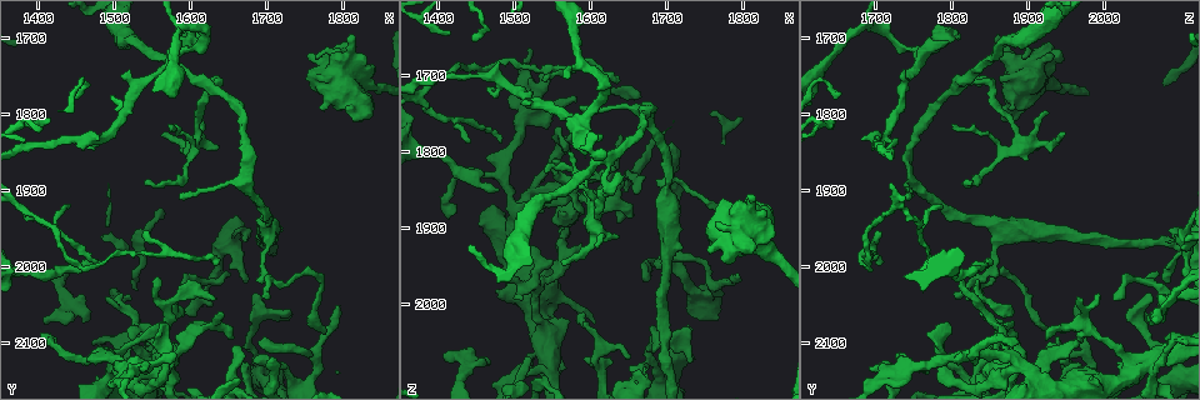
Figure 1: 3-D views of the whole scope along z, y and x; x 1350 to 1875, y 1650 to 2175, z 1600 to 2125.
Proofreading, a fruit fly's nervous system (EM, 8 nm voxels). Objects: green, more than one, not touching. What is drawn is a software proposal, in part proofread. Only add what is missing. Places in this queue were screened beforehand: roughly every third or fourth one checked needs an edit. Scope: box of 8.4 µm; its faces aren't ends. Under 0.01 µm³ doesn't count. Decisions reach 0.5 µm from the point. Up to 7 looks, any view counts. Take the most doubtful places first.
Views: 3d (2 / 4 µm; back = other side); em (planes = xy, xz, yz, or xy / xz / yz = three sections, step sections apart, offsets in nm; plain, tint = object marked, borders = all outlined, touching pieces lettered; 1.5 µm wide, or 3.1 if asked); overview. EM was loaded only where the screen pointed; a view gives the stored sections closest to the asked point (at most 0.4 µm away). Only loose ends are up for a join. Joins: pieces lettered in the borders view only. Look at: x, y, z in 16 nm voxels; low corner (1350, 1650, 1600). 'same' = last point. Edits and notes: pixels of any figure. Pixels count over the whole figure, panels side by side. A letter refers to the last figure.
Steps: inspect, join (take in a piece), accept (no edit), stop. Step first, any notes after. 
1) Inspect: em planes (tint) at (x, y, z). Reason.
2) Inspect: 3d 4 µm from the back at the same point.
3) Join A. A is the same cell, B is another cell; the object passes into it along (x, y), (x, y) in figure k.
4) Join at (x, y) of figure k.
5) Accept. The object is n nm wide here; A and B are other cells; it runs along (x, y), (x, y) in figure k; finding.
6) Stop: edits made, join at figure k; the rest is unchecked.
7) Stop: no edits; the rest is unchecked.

Inspect: em planes (borders) at (1480, 1995, 1850). An open end.

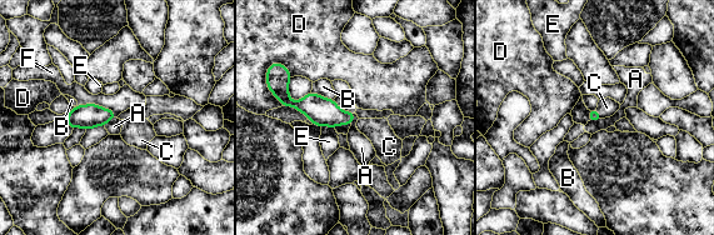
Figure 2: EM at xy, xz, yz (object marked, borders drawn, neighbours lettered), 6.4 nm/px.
Join C. C is the same cell, A, B, D, E and F are other cells; the object passes into it along (321, 111), (341, 124), (341, 129) in figure 2; it goes on there.

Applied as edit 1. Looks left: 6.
Inspect: em planes (borders) at (1565, 1825, 1945). Thin end.

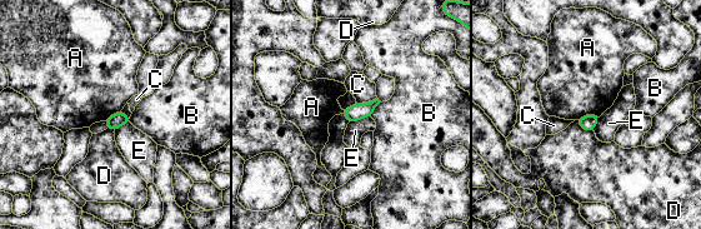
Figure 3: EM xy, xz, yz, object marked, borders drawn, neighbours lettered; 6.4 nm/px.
Accept. The longest contact is with A, 150 nm; A, B, C, D and E are other cells; a border runs along (599, 115), (590, 114), (576, 119) in figure 3; none of them fits.

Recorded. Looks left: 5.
Inspect: 3d 2 µm at (1820, 1700, 1860). An open end.

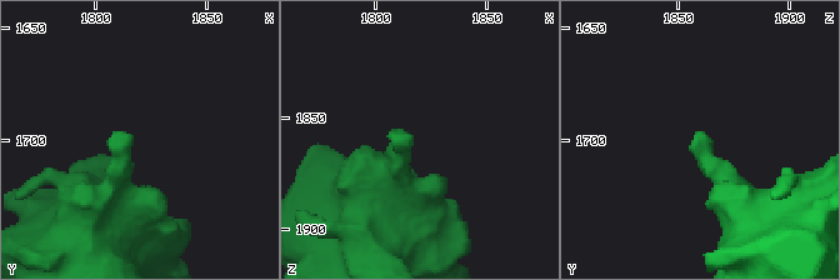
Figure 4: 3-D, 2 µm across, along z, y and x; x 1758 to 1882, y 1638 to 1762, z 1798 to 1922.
Inspect: em planes (borders) at (1818, 1699, 1859).

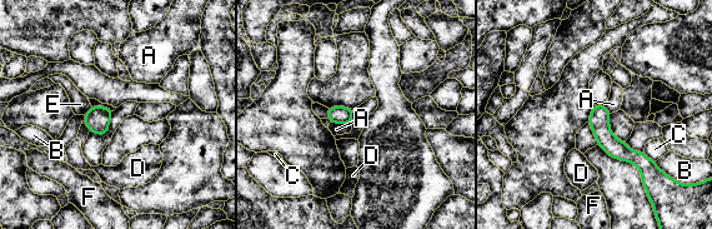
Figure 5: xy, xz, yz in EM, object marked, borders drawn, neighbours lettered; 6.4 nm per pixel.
Accept. A, B, C, D, E and F are other cells; it runs along (597, 108), (602, 133), (643, 168) in figure 5; none of them fits.

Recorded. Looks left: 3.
Stop: edits made, join at figure 2; the rest is unchecked.

